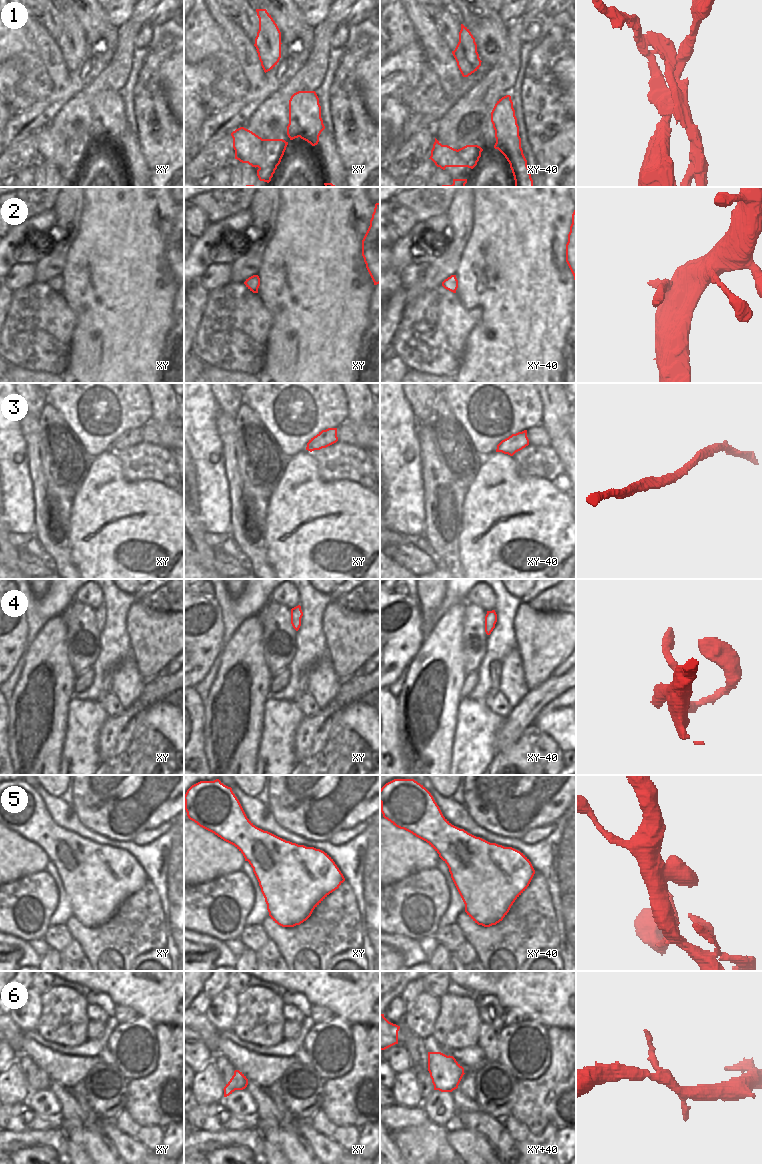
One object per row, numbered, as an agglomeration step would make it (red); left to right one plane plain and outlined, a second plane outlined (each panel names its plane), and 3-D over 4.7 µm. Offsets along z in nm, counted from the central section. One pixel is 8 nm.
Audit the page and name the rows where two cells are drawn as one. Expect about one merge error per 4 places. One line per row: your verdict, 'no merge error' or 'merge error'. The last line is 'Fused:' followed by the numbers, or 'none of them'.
1: merge error
2: no merge error
3: no merge error
4: no merge error
5: no merge error
6: no merge error
Fused: 1

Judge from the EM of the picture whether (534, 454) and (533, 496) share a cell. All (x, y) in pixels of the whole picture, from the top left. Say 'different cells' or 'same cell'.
different cells

